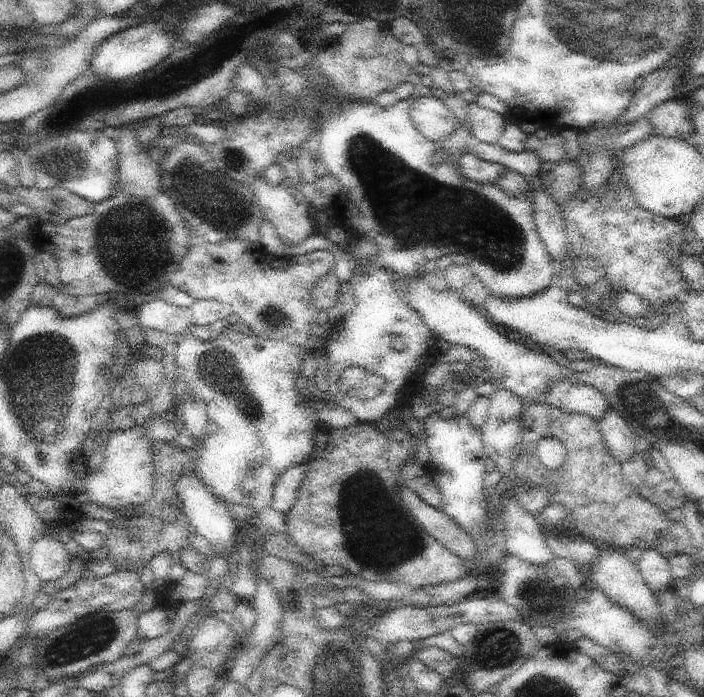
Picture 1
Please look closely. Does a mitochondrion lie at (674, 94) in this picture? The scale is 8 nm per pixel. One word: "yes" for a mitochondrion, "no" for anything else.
no

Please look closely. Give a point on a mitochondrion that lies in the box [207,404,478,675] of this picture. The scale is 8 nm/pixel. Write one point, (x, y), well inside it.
(362, 492)

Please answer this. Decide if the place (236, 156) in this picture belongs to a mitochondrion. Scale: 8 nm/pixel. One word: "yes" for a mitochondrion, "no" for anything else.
yes

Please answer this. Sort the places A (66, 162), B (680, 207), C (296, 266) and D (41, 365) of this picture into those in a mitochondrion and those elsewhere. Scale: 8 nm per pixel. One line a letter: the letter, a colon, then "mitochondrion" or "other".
A: mitochondrion
B: other
C: other
D: mitochondrion

